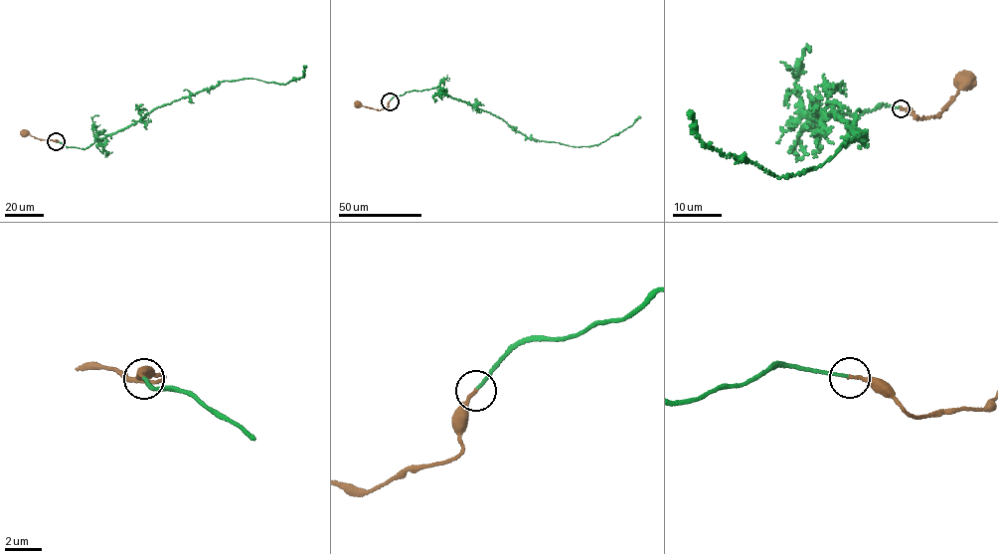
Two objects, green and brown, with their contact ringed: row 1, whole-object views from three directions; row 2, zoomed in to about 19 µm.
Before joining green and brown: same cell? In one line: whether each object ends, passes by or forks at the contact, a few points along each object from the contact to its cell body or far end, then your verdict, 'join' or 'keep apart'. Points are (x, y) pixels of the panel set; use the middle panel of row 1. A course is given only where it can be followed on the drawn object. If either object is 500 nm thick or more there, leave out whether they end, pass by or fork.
green ends | brown ends | green via (389, 100), (407, 92), (438, 87), (448, 95), (498, 116), (528, 137), (575, 147), (599, 144), (640, 117) | brown via (389, 101), (387, 107), (380, 110), (357, 104) | join

